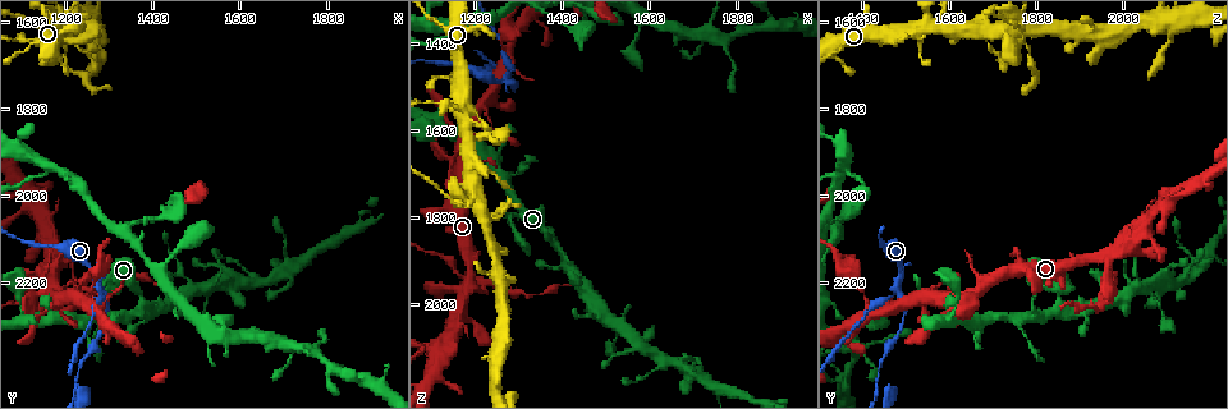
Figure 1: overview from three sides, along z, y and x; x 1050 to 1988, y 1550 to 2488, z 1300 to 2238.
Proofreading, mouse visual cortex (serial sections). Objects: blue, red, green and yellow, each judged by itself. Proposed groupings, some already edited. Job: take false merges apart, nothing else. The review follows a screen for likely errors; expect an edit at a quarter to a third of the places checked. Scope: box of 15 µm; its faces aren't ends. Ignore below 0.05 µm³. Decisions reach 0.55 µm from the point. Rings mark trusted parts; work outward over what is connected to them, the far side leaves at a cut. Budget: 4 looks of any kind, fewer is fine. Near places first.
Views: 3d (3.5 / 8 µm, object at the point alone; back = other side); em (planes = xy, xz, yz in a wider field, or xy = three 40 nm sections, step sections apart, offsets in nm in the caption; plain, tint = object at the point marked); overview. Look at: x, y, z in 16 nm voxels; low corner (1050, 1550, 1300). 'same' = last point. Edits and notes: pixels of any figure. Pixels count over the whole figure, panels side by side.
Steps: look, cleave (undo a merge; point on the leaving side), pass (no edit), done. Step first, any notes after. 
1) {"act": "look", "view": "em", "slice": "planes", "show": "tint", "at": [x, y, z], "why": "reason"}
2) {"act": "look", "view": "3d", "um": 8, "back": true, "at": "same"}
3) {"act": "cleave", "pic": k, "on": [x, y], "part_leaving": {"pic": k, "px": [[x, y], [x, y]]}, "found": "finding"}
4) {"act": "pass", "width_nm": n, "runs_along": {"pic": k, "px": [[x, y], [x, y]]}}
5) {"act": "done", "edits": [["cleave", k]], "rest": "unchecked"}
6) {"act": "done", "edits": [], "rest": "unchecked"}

{"act": "look", "view": "3d", "um": 8, "at": [1380, 2255, 1855], "why": "sharp bend"}

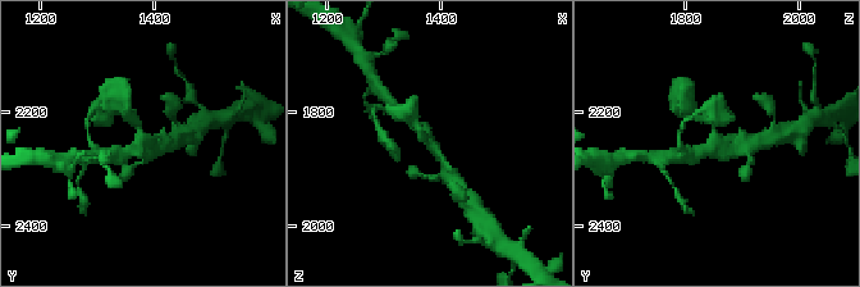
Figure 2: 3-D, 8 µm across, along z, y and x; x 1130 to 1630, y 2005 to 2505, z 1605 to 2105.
{"act": "look", "view": "em", "slice": "xy", "step": 1, "show": "tint", "at": [1385, 2245, 1860], "why": "now the EM"}

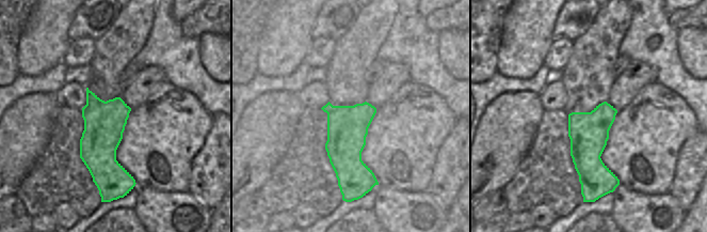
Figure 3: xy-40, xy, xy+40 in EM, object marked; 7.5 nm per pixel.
{"act": "pass", "runs_along": {"pic": 2, "px": [[699, 114], [713, 124], [727, 153], [741, 151]]}, "found": "one cell here"}

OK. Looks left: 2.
{"act": "look", "view": "3d", "um": 3.5, "at": [1145, 1640, 1540]}

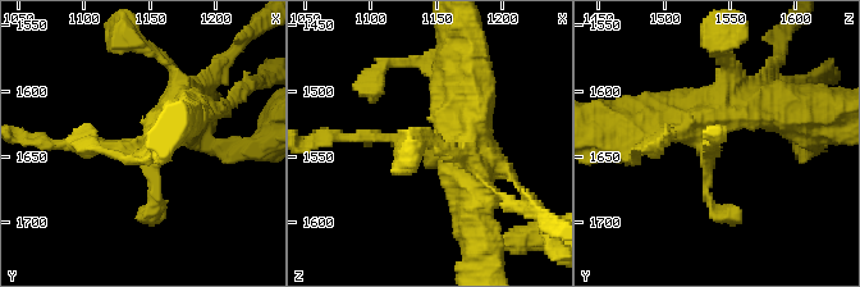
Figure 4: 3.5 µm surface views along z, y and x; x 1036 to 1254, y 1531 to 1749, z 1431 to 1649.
{"act": "look", "view": "em", "slice": "xy", "step": 3, "show": "tint", "at": "same", "why": "shape alone is not enough"}

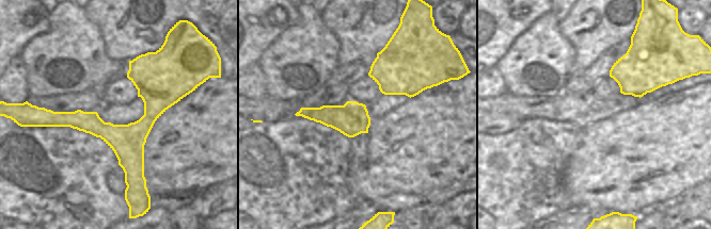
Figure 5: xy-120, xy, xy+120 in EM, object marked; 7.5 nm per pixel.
{"act": "pass", "found": "one cell here"}

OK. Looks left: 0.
{"act": "done", "edits": [], "rest": "unchecked"}

